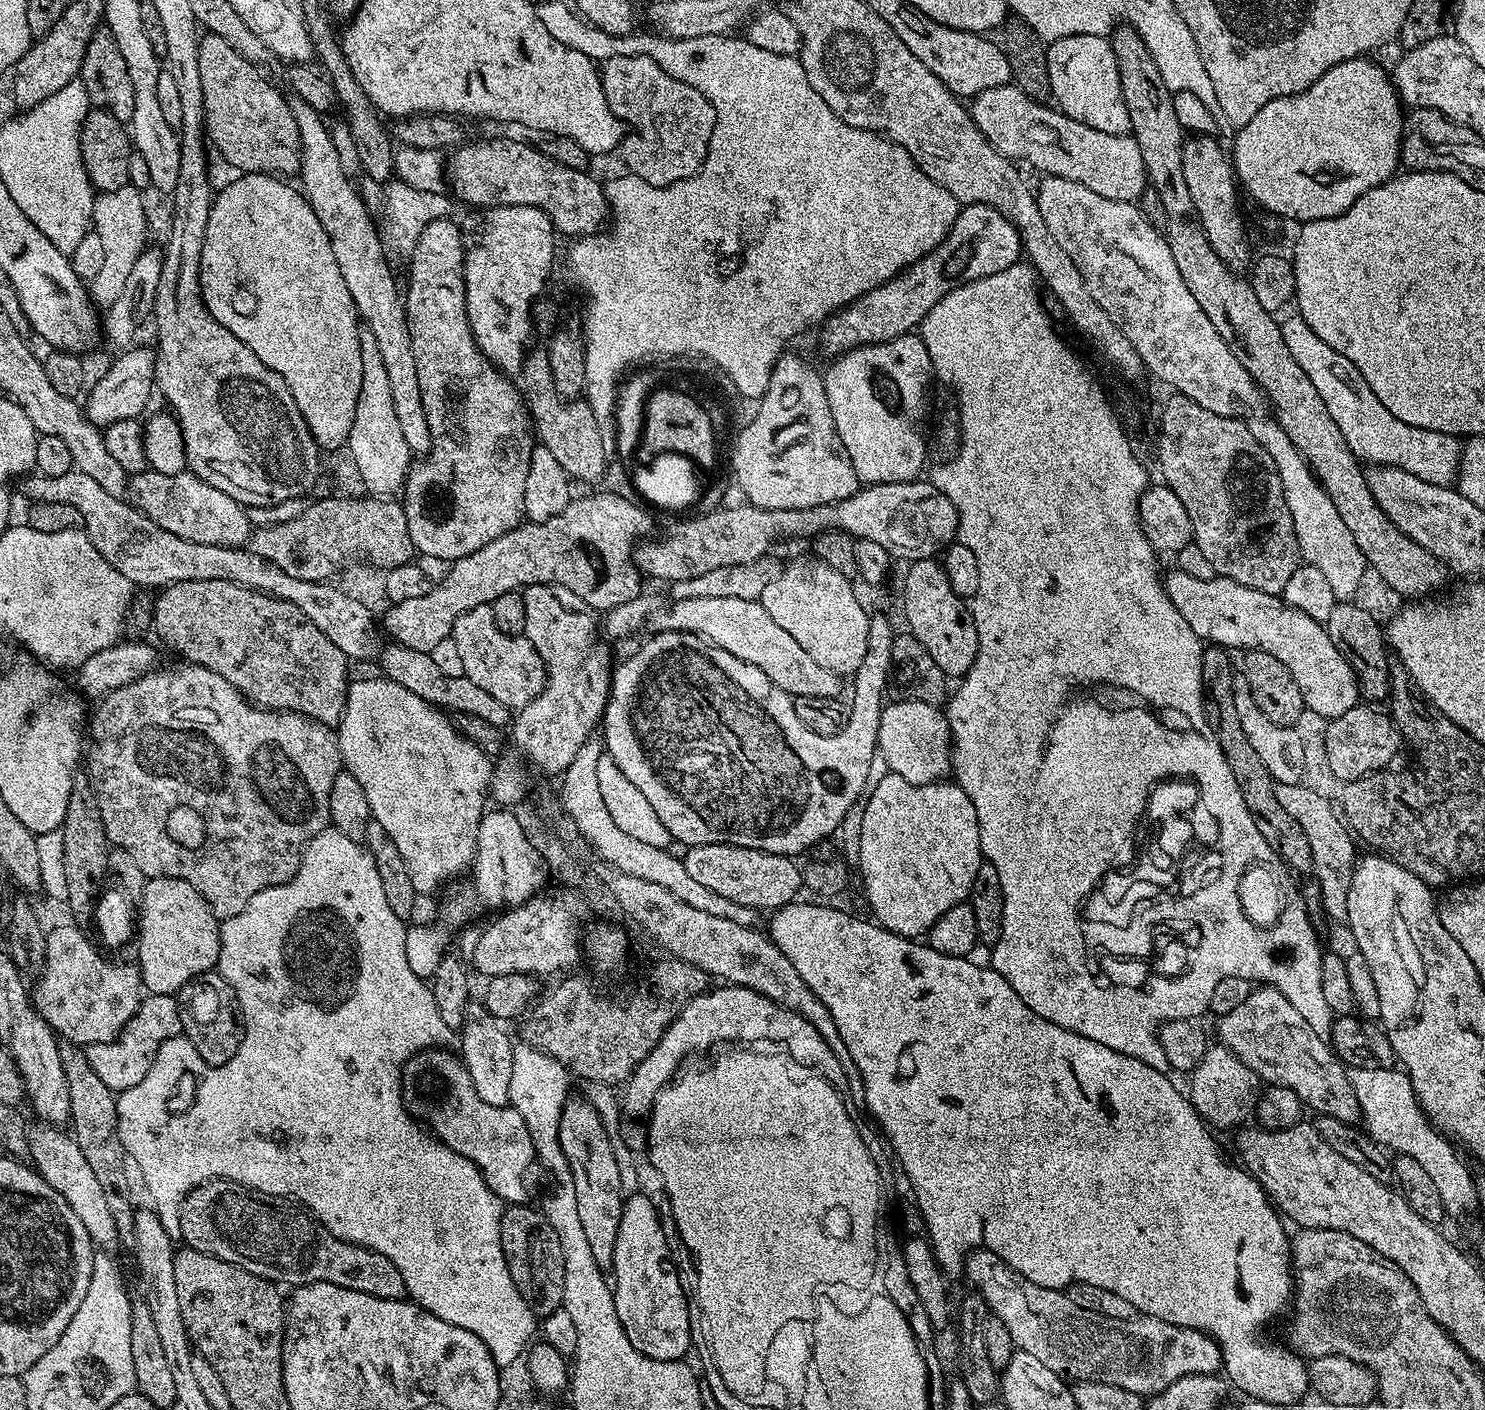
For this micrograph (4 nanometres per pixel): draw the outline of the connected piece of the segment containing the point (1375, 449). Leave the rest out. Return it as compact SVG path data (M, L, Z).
M1292 314L1288 321L1280 324L1282 338L1294 357L1294 362L1302 366L1302 371L1310 382L1314 382L1314 390L1326 402L1326 410L1330 410L1330 418L1338 422L1338 430L1342 430L1342 438L1350 446L1357 460L1369 465L1389 464L1395 468L1406 470L1422 482L1451 485L1460 471L1461 441L1454 436L1447 436L1434 430L1422 430L1418 426L1410 426L1402 422L1402 418L1394 418L1382 402L1366 386L1362 374L1358 374L1358 366L1350 362L1338 350L1326 346L1299 314Z

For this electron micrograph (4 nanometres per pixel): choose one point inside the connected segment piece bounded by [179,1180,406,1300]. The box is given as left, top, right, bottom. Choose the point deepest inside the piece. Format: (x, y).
(273, 1237)

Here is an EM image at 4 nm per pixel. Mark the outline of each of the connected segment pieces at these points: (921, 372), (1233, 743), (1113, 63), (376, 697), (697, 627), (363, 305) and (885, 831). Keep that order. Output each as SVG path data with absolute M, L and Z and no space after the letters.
M919 335L899 336L890 342L867 344L844 355L835 357L823 373L826 402L830 402L830 414L834 414L834 426L850 454L850 462L865 485L897 484L917 479L928 456L928 444L924 441L924 419L928 416L928 387L934 384L930 354Z
M1219 646L1205 647L1202 654L1202 690L1206 722L1214 738L1218 738L1218 746L1222 746L1222 754L1234 774L1234 782L1238 782L1238 791L1242 794L1242 802L1246 802L1246 810L1250 810L1250 818L1254 818L1254 826L1258 826L1258 834L1266 838L1270 850L1274 850L1293 873L1311 873L1312 859L1306 836L1302 834L1298 822L1294 822L1294 818L1290 818L1290 814L1282 810L1276 793L1277 783L1273 780L1270 770L1266 770L1262 758L1258 758L1254 746L1250 746L1250 741L1242 730L1242 721L1238 718L1237 708L1234 707L1234 669L1228 656L1231 655Z
M1071 36L1048 44L1048 69L1052 100L1070 118L1102 130L1102 134L1127 136L1132 131L1130 113L1122 98L1118 62L1111 43L1102 36Z
M353 679L349 683L346 710L338 725L340 759L347 772L358 778L362 790L366 790L372 818L382 822L382 830L398 846L398 854L408 864L414 890L424 894L442 887L451 876L471 869L476 858L476 828L486 811L484 799L487 801L490 796L494 766L488 762L489 753L461 735L441 709L427 704L418 694L410 694L398 682L379 679Z
M686 598L672 600L668 612L657 611L651 617L650 624L656 632L689 632L708 643L734 654L734 658L742 658L742 662L750 662L750 666L758 666L778 690L793 698L836 698L841 694L842 678L834 674L834 670L826 670L826 666L814 662L789 632L782 630L770 614L761 606L759 600L746 598Z
M299 98L291 101L294 122L298 124L298 138L300 139L300 171L298 173L299 187L304 197L310 202L314 214L318 214L318 222L322 222L322 230L332 240L334 259L338 262L338 270L342 270L342 279L346 281L346 290L350 290L350 298L356 303L356 315L363 325L374 334L378 342L378 350L382 353L382 363L386 365L386 375L390 381L390 395L394 397L394 411L402 434L406 438L406 446L414 454L426 454L432 445L432 435L426 418L426 410L422 410L421 391L418 390L418 369L414 366L414 346L410 346L410 326L408 316L404 313L402 288L396 285L396 276L388 265L389 253L386 251L382 239L381 229L372 221L368 208L356 190L353 177L342 170L341 159L331 141L329 125L321 113L315 112L304 100Z
M889 774L867 793L864 800L858 857L864 896L872 907L875 923L899 936L923 937L951 907L965 903L974 886L974 874L978 874L978 866L982 863L980 827L978 814L974 814L974 802L970 802L959 783L948 783L911 784Z

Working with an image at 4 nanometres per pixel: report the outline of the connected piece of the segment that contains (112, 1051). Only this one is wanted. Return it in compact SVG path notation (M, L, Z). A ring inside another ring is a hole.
M145 995L140 1001L140 1009L133 1014L130 1022L110 1042L98 1042L84 1048L90 1067L113 1094L130 1090L130 1086L138 1086L142 1078L150 1070L158 1050L167 1040L183 1033L180 1021L180 1001L176 996Z

